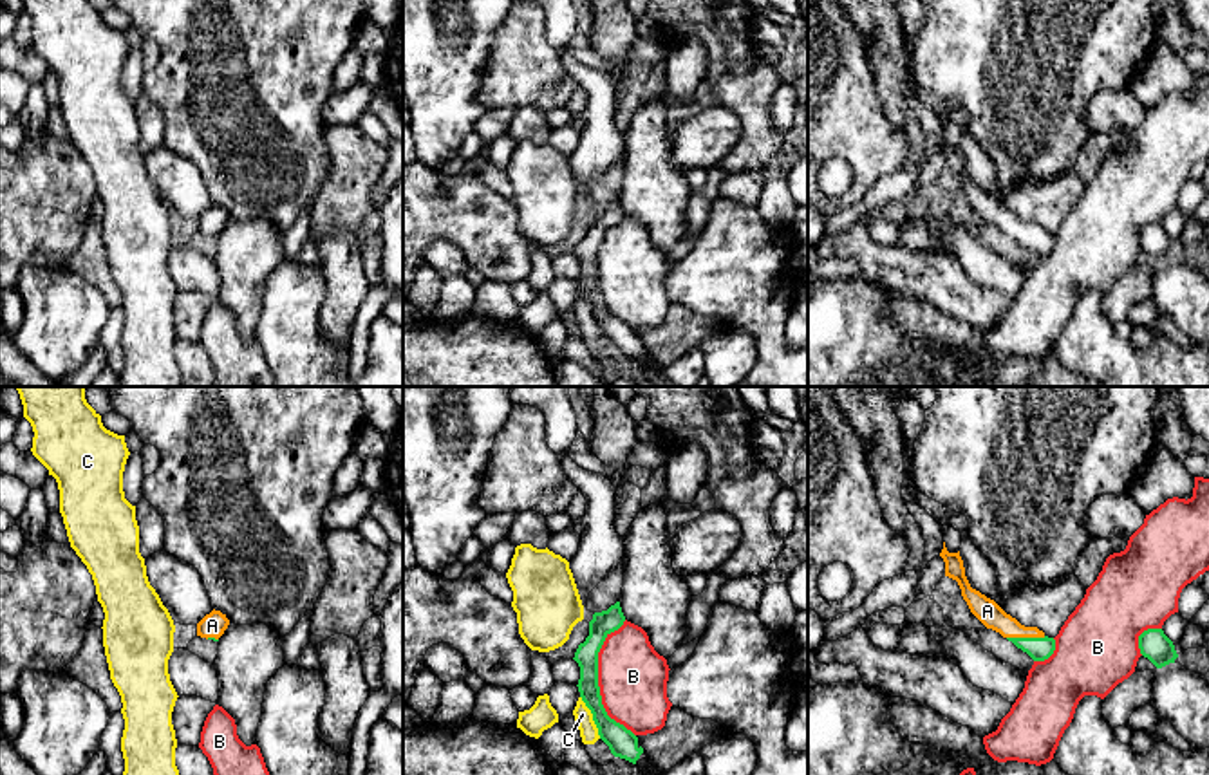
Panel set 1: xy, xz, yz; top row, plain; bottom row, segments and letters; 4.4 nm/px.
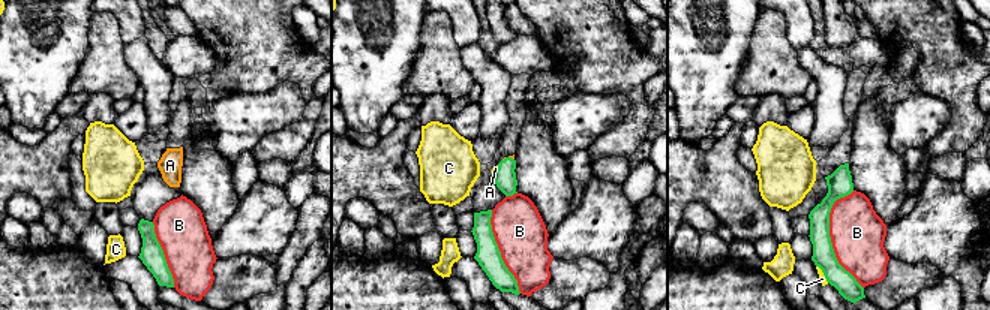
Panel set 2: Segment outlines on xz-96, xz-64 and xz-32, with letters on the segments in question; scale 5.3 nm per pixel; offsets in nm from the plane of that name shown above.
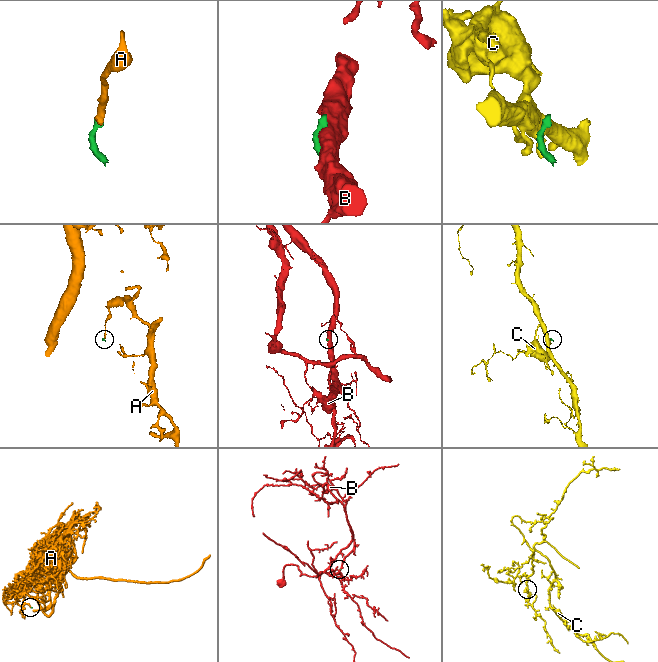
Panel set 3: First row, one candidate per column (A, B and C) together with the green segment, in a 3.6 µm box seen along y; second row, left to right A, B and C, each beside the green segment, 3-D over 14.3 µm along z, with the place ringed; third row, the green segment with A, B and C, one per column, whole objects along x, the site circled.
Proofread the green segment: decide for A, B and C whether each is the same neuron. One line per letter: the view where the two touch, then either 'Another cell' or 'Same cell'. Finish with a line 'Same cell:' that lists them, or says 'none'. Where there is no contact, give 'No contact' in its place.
A: Touches green in yz. Same cell
B: Touches green in xz. Another cell
C: Touches green in xz. Another cell
Same cell: A

